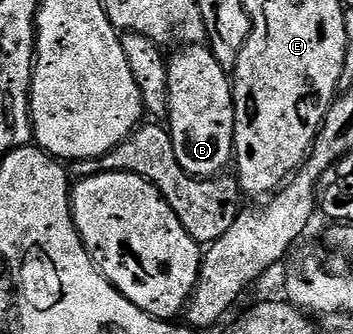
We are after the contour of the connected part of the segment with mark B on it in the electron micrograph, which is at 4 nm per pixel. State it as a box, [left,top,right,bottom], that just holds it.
[167,45,235,179]

